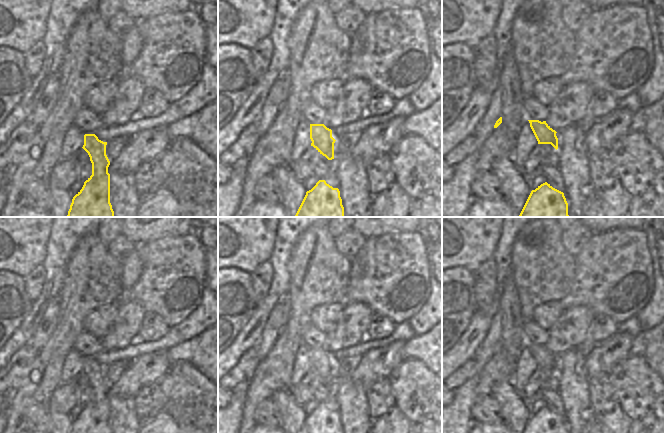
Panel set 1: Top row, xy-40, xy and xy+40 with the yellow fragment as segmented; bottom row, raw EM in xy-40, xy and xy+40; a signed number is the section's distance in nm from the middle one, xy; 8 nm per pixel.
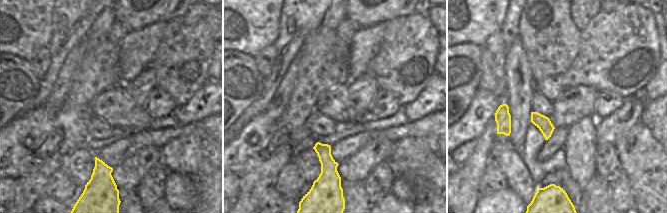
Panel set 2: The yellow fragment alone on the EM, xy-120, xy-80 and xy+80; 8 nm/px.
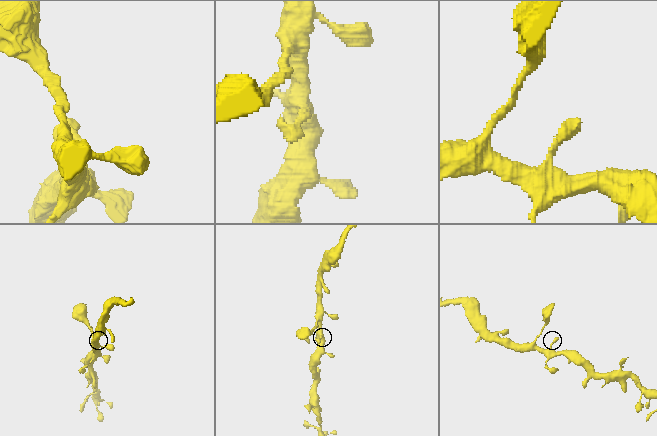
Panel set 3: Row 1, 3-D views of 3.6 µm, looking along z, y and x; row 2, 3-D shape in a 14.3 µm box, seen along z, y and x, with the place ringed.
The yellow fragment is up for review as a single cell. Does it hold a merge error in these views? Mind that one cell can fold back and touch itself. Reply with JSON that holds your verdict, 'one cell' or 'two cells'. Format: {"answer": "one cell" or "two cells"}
{"answer": "one cell"}

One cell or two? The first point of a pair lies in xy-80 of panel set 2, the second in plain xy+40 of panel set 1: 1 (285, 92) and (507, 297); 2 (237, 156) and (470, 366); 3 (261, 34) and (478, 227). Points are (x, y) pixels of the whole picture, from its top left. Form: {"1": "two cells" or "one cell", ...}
{"1": "two cells", "2": "one cell", "3": "one cell"}

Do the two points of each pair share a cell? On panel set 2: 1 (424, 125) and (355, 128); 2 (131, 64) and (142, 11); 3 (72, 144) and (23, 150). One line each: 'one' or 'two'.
1: two
2: two
3: one

